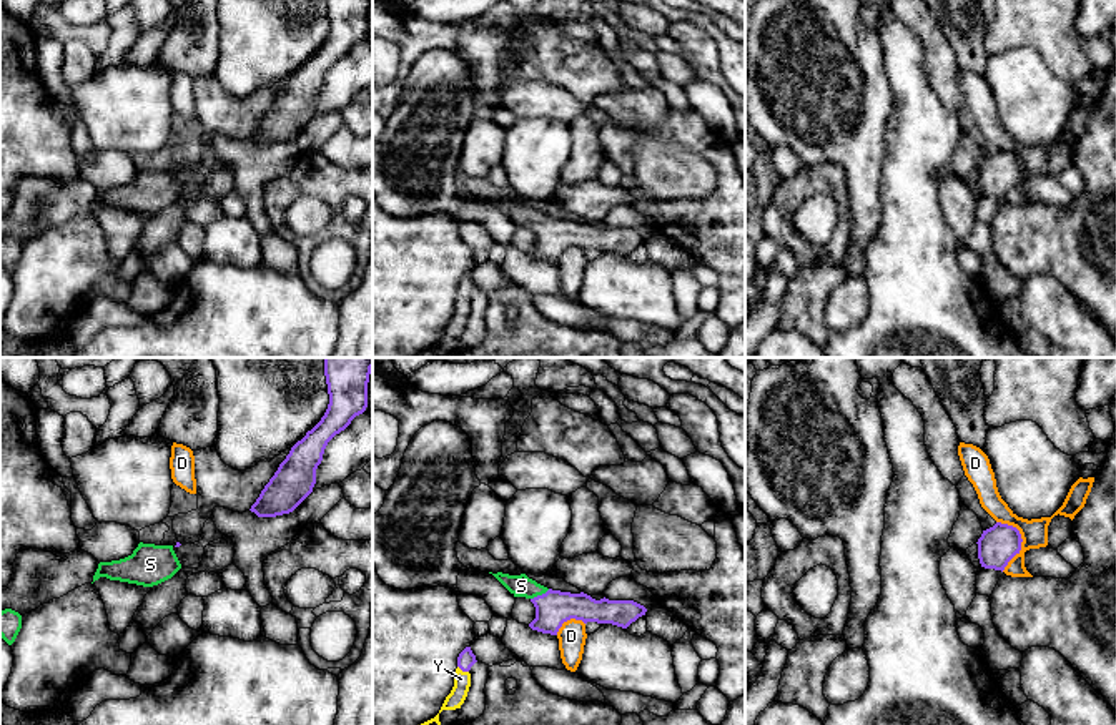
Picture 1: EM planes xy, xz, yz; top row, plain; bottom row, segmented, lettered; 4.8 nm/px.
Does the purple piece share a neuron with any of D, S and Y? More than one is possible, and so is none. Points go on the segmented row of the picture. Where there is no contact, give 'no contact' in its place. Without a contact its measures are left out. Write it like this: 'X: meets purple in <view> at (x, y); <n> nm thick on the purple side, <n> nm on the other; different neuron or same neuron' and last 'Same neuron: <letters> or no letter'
D: meets purple in yz at (1022, 541); 190 nm thick on the purple side, 130 nm on the other; different neuron
S: meets purple in xz at (539, 596); 170 nm thick on the purple side, 110 nm on the other; same neuron
Y: meets purple in xz at (463, 670); 90 nm thick on the purple side, 80 nm on the other; same neuron
Same neuron: S, Y

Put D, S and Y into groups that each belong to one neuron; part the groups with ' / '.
D / S Y

